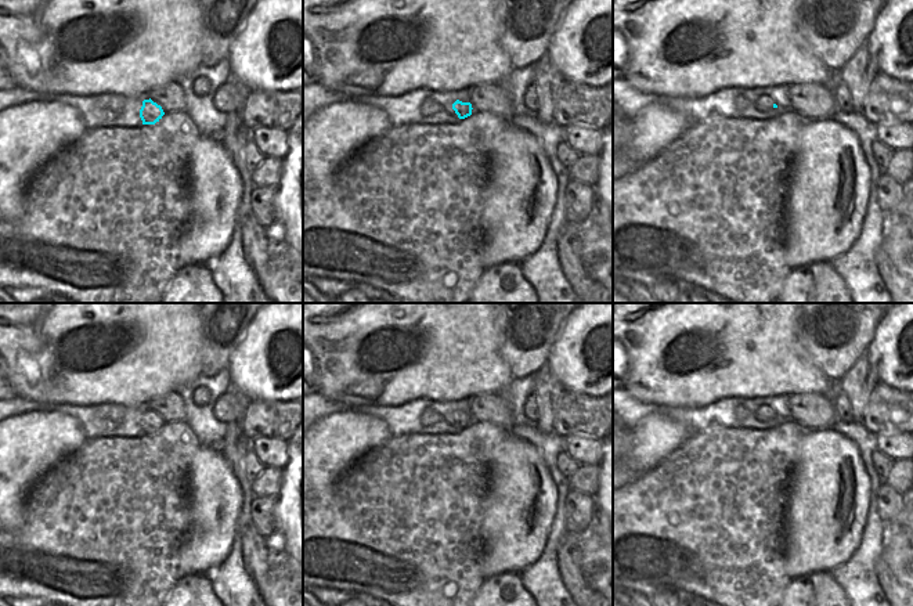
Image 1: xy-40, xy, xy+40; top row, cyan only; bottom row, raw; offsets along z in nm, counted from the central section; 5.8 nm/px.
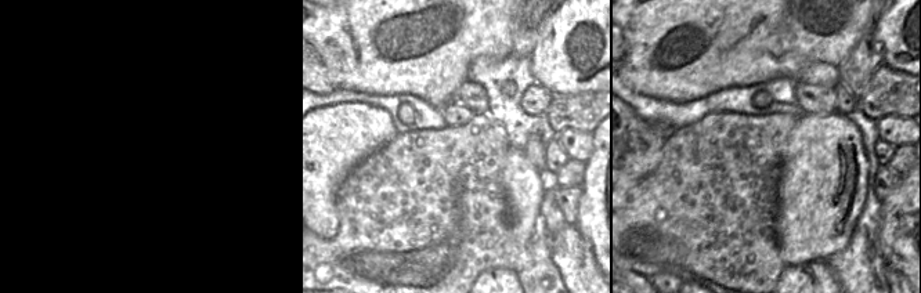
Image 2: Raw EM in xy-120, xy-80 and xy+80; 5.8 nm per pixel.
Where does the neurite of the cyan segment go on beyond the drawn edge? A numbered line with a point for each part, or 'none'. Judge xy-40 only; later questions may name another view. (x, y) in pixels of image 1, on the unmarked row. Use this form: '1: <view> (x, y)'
none

